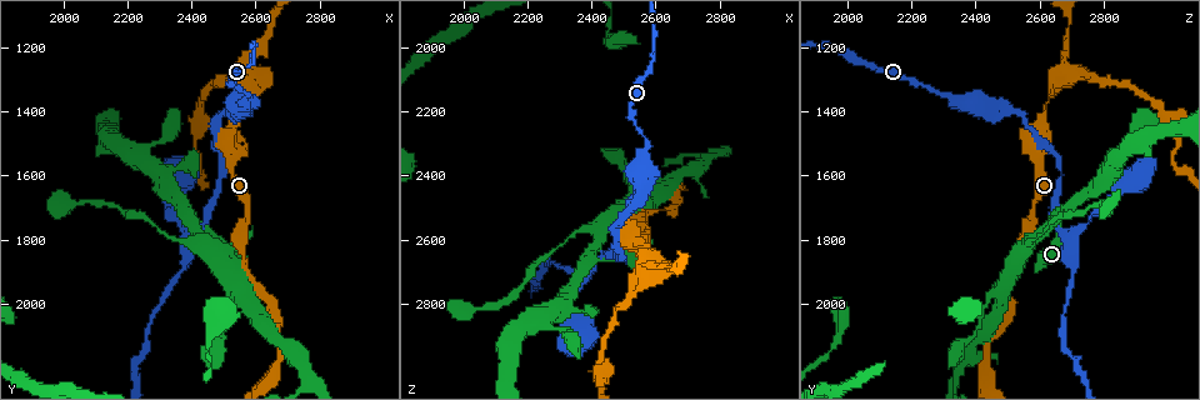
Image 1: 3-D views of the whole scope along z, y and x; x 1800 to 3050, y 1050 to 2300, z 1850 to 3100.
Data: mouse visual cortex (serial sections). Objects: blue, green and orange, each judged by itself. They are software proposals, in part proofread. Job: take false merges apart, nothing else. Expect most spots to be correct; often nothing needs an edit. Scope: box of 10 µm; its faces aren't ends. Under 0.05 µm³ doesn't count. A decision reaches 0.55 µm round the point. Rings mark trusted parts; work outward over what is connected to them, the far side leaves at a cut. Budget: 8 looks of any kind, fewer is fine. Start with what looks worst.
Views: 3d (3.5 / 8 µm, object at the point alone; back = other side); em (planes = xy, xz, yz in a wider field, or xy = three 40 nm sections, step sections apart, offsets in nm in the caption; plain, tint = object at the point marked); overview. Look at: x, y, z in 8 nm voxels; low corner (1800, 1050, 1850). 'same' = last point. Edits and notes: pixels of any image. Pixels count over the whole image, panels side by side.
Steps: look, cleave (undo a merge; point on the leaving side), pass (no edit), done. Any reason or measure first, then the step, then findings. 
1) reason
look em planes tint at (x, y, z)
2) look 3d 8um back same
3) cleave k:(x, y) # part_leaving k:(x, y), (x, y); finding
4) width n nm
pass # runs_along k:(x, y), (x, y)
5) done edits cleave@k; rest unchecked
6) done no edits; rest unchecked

branch point
look 3d 3.5um back at (2570, 1270, 2700)

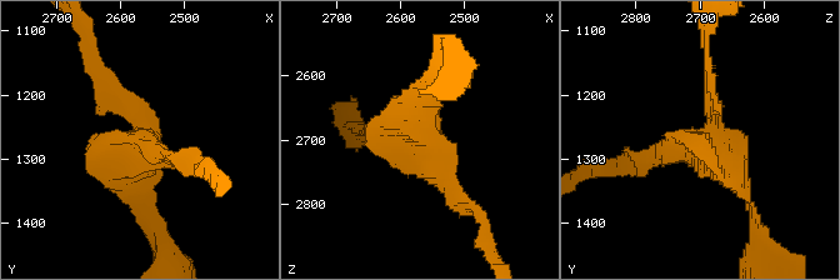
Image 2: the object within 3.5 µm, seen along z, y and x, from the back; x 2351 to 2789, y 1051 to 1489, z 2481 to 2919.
now the EM
look em xy step 5 tint at (2565, 1285, 2695)

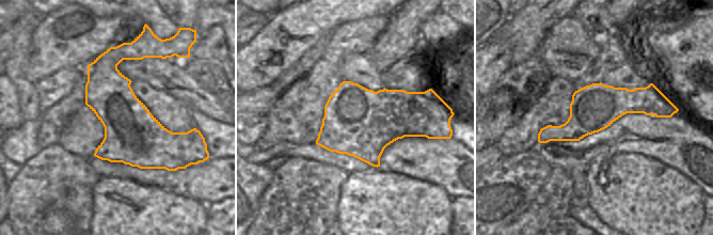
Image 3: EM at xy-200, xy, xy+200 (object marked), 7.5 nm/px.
pass # runs_along 2:(753, 208), (701, 146), (634, 158); one cell here

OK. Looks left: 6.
three-way junction
look em xy step 3 tint at (2550, 1960, 2480)

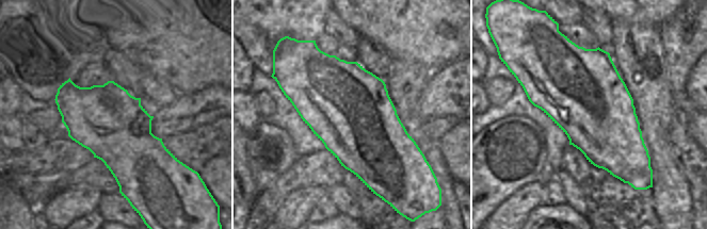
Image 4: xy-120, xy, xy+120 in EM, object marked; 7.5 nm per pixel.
look 3d 3.5um same

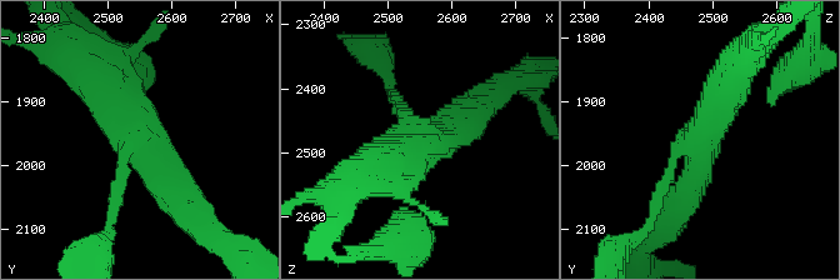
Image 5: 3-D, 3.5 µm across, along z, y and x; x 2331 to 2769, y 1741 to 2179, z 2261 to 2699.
arm_widths 150, 400, 500 nm
pass # runs_along 5:(95, 81), (134, 128), (184, 208); all the same cell

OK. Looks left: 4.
calibre changes
look 3d 8um back at (2540, 1390, 2480)

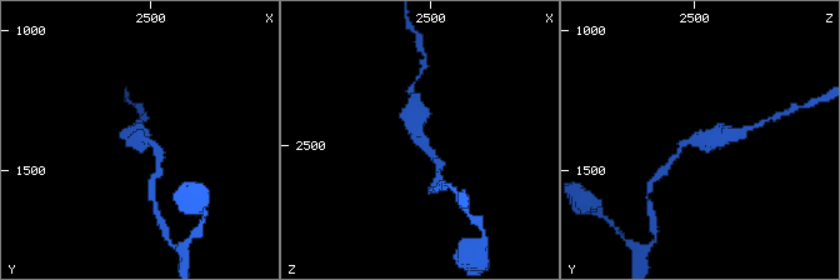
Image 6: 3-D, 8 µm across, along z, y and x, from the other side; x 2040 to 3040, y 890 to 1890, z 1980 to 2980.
arm_widths 200, 500 nm; need the tissue
look em xy step 1 tint same

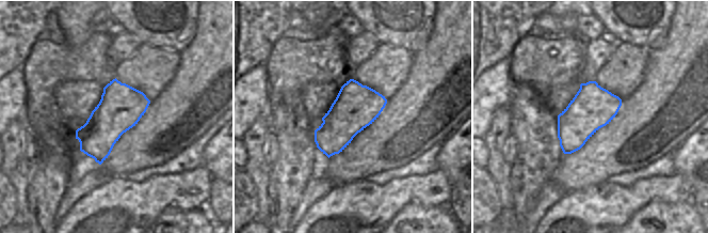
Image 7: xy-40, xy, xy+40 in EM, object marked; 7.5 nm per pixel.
pass # runs_along 6:(413, 105), (414, 130), (438, 161); continuous, no second cell

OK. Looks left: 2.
sharp bend
look 3d 3.5um at (2410, 1780, 2670)

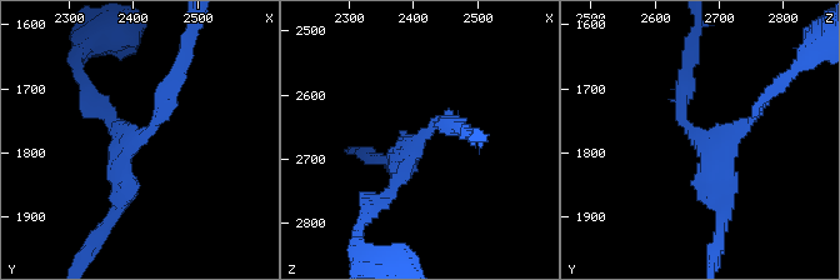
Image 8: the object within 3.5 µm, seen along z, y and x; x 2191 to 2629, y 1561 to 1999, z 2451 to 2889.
arms 3; arm_widths 150, 250, 300 nm; now the EM
look em planes tint at (2400, 1790, 2680)

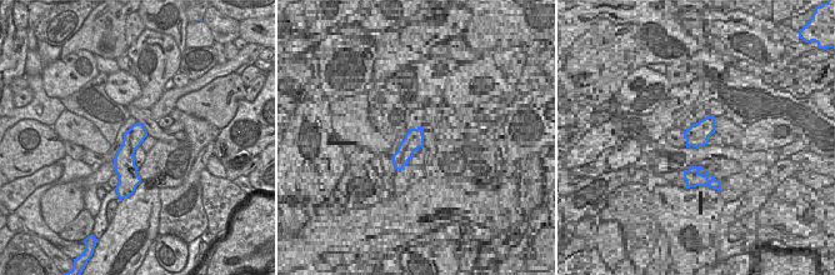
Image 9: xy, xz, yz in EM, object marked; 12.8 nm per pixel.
pass # one cell here

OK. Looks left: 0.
done no edits; rest unchecked

